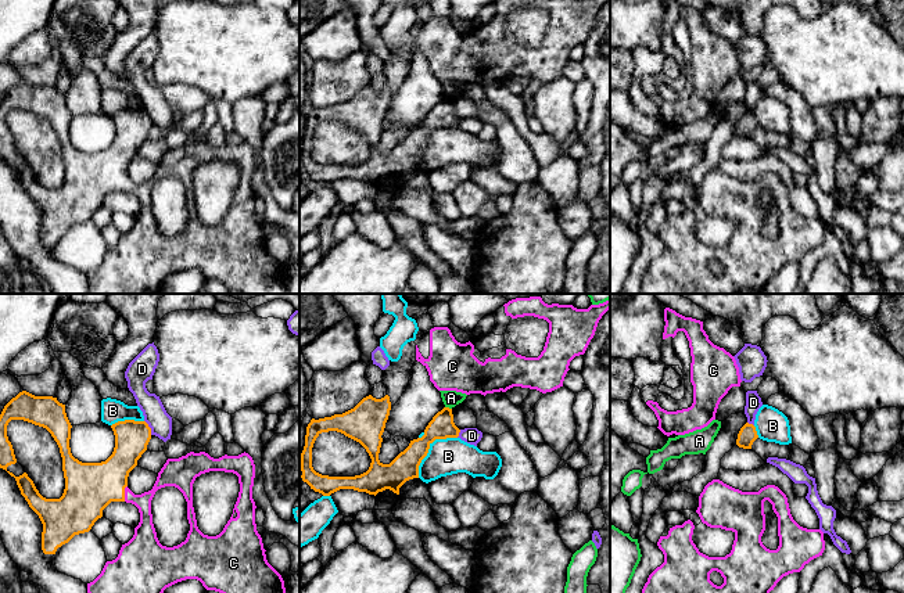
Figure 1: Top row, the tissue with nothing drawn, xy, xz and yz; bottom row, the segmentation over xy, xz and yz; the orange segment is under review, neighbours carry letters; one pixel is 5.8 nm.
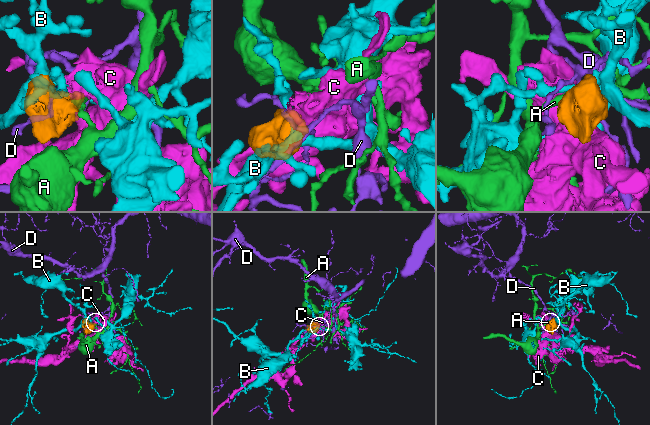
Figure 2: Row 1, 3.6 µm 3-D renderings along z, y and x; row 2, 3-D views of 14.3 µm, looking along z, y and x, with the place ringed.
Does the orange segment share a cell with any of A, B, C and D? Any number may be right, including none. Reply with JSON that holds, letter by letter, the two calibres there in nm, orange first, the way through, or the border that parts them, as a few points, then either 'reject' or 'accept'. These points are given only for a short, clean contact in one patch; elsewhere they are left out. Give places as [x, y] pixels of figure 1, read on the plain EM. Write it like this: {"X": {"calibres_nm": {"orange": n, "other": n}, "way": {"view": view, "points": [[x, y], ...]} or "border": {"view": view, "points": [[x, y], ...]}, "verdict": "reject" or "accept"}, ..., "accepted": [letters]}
{"A": {"calibres_nm": {"orange": 140, "other": 100}, "border": {"view": "xz", "points": [[445, 96], [451, 99]]}, "verdict": "reject"}, "B": {"calibres_nm": {"orange": 160, "other": 220}, "verdict": "reject"}, "C": {"calibres_nm": {"orange": 280, "other": 110}, "verdict": "accept"}, "D": {"calibres_nm": {"orange": 190, "other": 140}, "border": {"view": "xy", "points": [[144, 110], [151, 124]]}, "verdict": "reject"}, "accepted": ["C"]}

